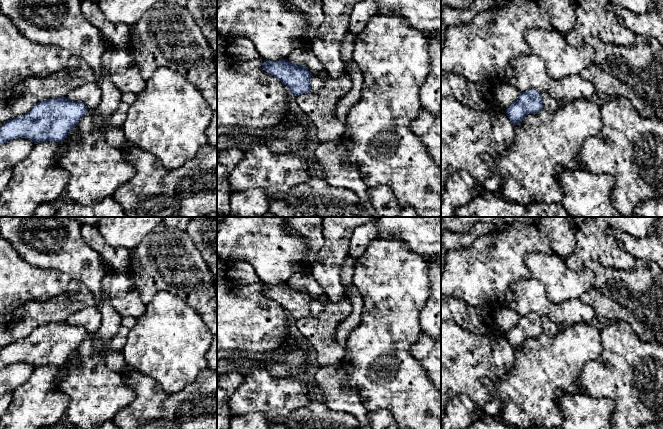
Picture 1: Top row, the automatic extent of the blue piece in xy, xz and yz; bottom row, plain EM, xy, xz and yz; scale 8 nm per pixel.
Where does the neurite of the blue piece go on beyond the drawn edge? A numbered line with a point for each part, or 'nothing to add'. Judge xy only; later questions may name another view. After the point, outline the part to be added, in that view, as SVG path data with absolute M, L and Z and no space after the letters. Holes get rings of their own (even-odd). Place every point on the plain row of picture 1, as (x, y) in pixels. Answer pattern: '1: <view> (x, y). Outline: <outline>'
1: xy (90, 318). Outline: M93 305L72 314L66 322L74 326L82 326L88 333L93 333L101 324L101 314Z

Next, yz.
1: yz (505, 318). Outline: M504 305L494 313L493 319L497 331L506 334L518 323L520 316L515 311Z

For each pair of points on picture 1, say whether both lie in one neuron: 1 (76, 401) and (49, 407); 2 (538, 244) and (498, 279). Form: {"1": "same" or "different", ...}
{"1": "different", "2": "same"}

